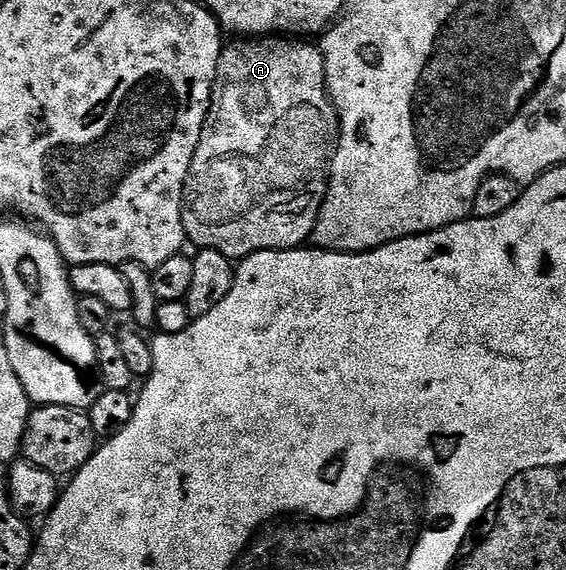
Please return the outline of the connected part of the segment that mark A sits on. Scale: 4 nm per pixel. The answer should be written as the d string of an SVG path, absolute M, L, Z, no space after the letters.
M237 38L234 41L234 44L226 43L221 50L217 77L213 79L213 97L209 103L209 113L201 131L199 146L195 150L195 158L191 162L191 170L187 174L185 193L181 199L181 213L190 245L197 244L198 249L219 250L219 254L237 262L263 250L275 253L284 248L299 248L312 237L319 210L329 189L329 170L333 163L335 133L338 131L339 121L325 85L323 54L316 43L306 42L301 38Z

